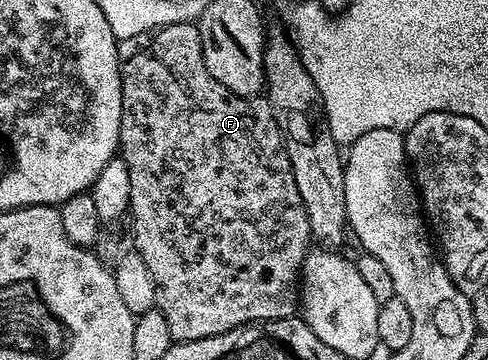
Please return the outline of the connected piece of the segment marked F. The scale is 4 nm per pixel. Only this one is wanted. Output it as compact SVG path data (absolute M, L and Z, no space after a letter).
M184 21L183 23L175 23L174 25L166 25L164 29L158 29L152 34L149 46L136 55L130 61L124 62L121 66L121 90L123 91L123 111L121 112L121 143L119 146L120 160L125 162L129 178L131 179L131 199L129 200L128 220L133 220L131 230L133 232L133 248L143 259L143 263L147 263L147 271L151 271L151 279L155 283L155 299L157 304L155 308L161 312L163 319L167 319L167 328L171 331L174 342L198 341L199 339L207 339L214 337L220 333L231 331L240 325L251 325L263 321L278 321L284 317L294 316L299 309L299 282L301 279L301 264L305 262L305 255L311 245L311 234L309 232L309 220L307 219L307 211L303 207L303 199L299 195L299 187L295 187L295 175L291 169L289 156L285 150L285 138L281 135L281 128L277 126L275 115L271 111L268 100L264 96L240 97L231 91L227 91L227 87L223 87L223 83L219 83L219 79L215 79L215 75L211 75L211 71L207 71L207 63L203 59L203 47L201 46L201 31L194 22Z

